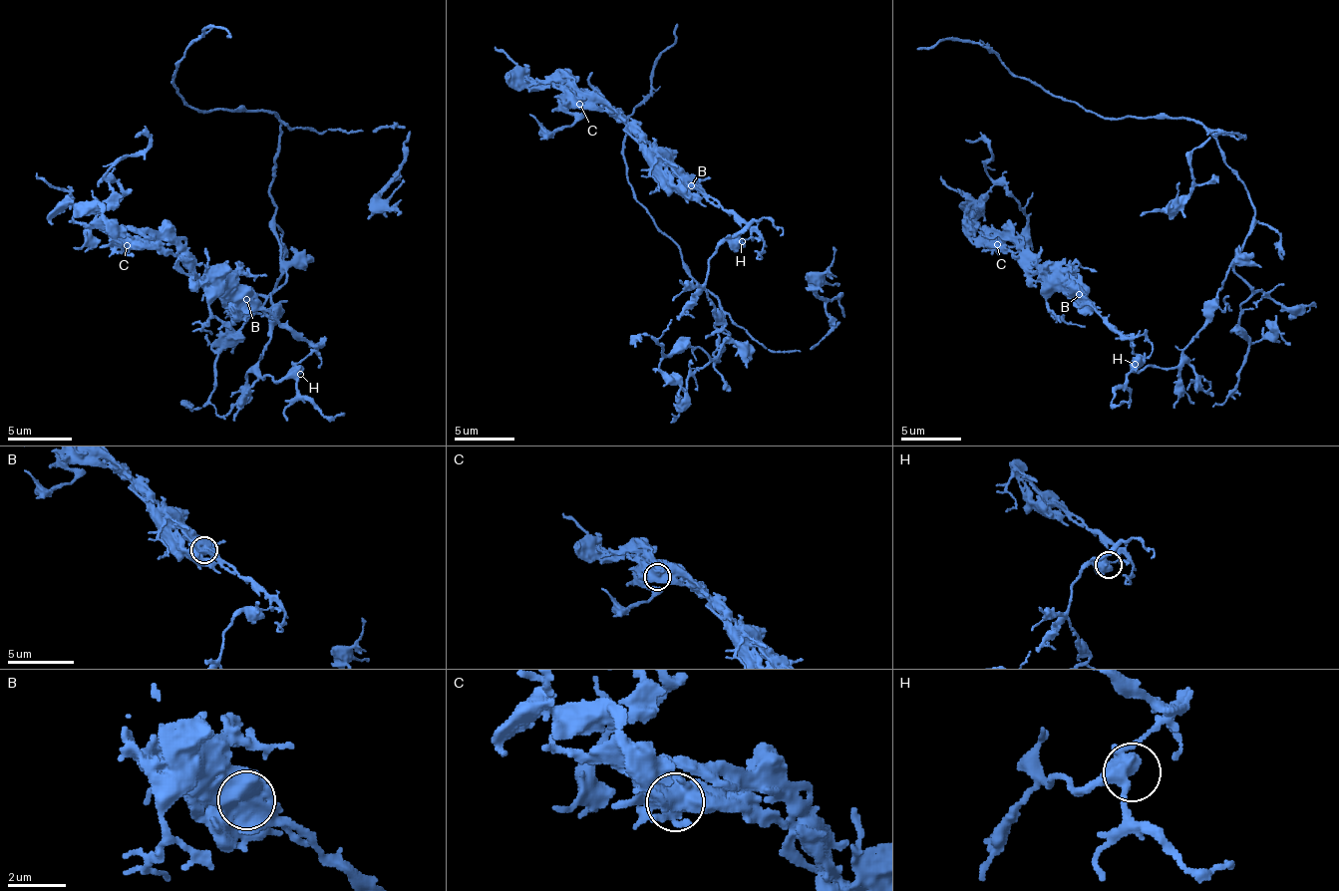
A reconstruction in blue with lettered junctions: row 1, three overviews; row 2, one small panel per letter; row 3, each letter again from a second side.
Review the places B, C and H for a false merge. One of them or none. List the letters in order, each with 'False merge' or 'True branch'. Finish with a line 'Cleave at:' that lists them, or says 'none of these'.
B: True branch
C: True branch
H: True branch
Cleave at: none of these

